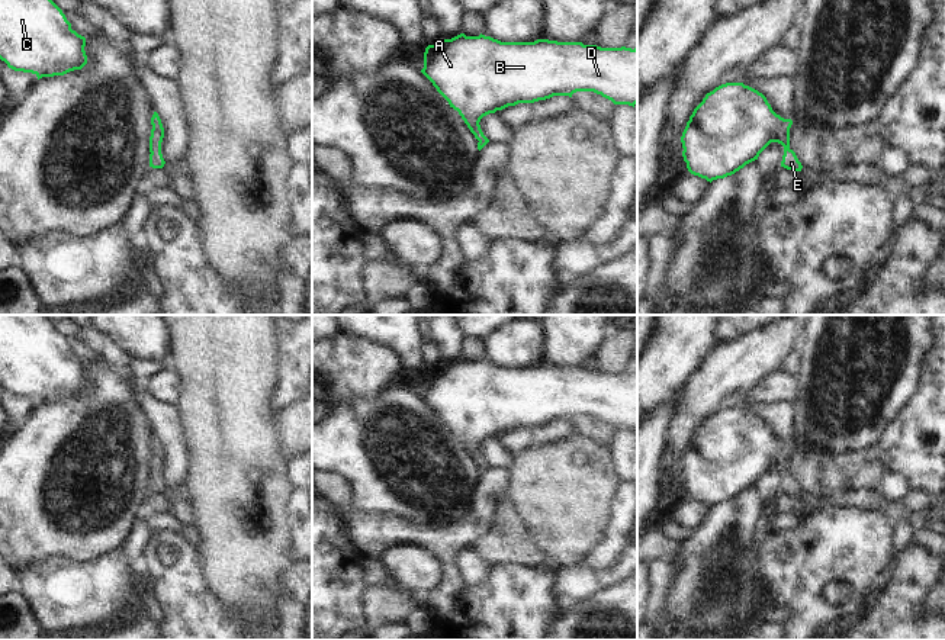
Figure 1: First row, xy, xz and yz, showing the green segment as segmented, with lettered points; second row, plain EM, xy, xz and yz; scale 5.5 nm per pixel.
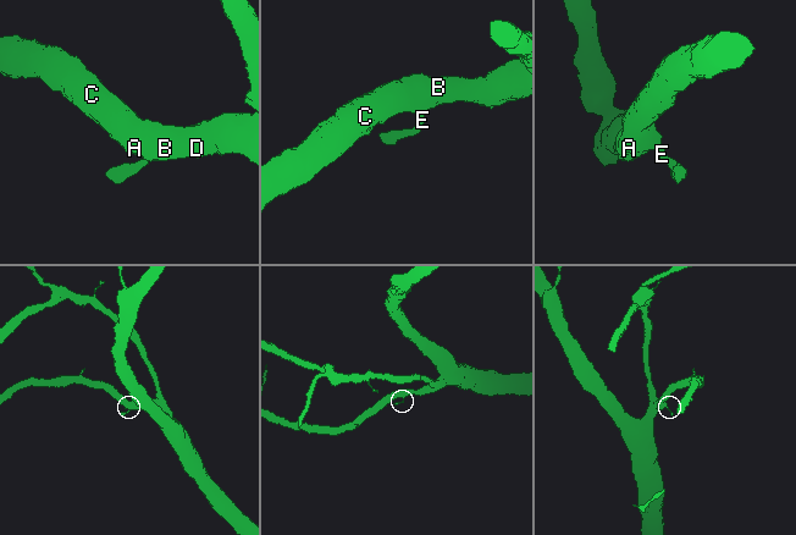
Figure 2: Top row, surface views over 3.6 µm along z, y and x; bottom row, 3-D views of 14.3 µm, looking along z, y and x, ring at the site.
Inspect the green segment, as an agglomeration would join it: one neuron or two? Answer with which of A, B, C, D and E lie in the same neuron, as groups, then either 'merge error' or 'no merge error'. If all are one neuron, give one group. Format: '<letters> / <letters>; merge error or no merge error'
A B C D E; no merge error

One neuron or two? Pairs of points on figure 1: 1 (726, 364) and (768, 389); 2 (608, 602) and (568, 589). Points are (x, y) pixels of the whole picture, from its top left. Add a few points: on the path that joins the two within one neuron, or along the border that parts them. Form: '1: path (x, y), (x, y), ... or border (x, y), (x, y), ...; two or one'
1: border (778, 369), (770, 373), (739, 407); two
2: border (619, 581), (571, 602); two

